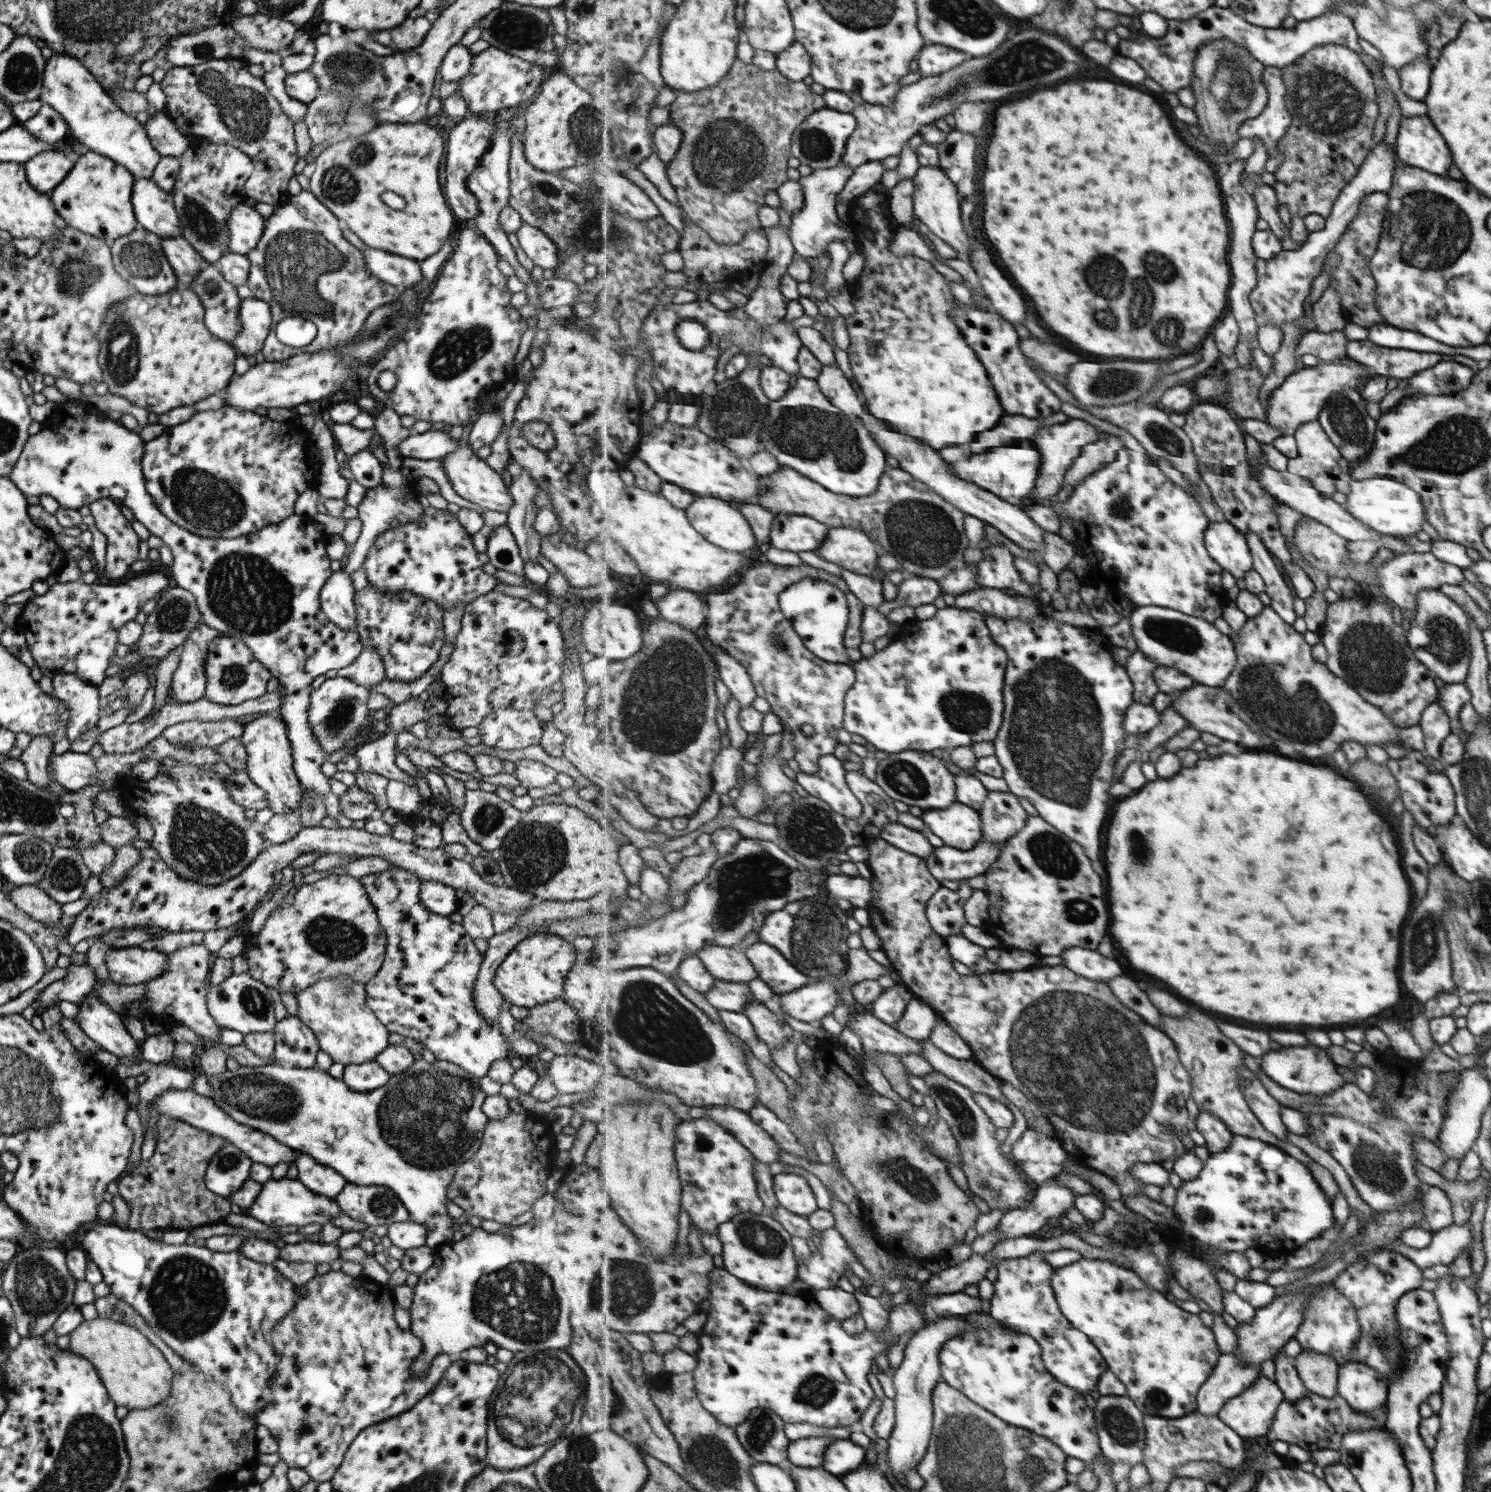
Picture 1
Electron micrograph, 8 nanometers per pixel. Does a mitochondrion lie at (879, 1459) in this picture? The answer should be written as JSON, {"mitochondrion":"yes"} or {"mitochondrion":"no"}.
{"mitochondrion":"no"}

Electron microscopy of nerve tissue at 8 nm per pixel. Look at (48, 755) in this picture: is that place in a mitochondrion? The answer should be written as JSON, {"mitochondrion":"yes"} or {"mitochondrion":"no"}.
{"mitochondrion":"no"}

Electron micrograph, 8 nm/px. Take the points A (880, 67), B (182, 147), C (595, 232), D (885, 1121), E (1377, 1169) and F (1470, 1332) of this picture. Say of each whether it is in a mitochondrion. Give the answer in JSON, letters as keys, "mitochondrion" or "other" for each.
{"A":"other","B":"other","C":"mitochondrion","D":"other","E":"mitochondrion","F":"other"}

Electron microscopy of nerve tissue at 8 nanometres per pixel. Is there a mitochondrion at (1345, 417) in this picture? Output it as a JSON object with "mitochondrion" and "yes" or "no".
{"mitochondrion":"yes"}

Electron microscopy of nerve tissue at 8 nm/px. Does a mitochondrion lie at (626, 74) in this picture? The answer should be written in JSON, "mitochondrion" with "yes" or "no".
{"mitochondrion":"no"}

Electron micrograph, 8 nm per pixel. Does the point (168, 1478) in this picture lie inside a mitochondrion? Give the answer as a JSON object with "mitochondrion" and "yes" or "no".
{"mitochondrion":"no"}

